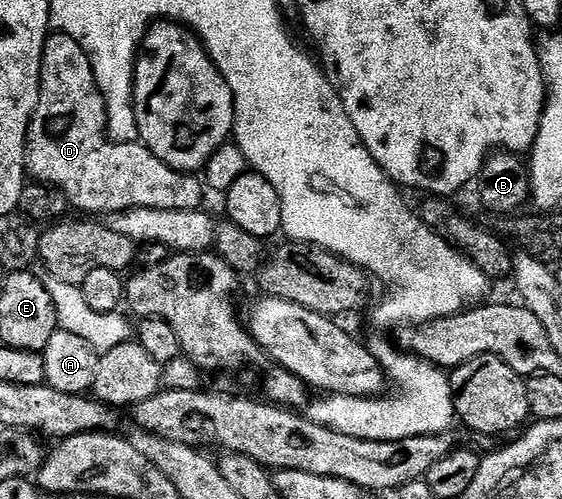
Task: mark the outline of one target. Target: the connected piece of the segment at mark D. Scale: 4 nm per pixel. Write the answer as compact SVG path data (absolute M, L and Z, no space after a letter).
M51 33L47 37L44 44L44 52L42 53L42 87L40 88L40 100L34 109L34 115L30 117L30 127L26 133L26 168L31 179L46 182L49 186L60 188L64 192L64 196L70 202L71 207L76 211L83 210L86 216L105 216L115 214L116 212L124 212L132 208L168 208L169 210L197 210L203 205L202 190L204 186L201 181L198 182L193 173L173 170L168 164L164 164L164 160L160 160L152 153L147 146L143 146L141 141L133 142L112 142L109 134L106 132L106 105L104 104L104 96L100 92L100 88L96 84L96 76L92 72L92 64L88 60L88 56L84 52L84 48L80 48L80 44L76 40L72 40L72 36L67 34Z

